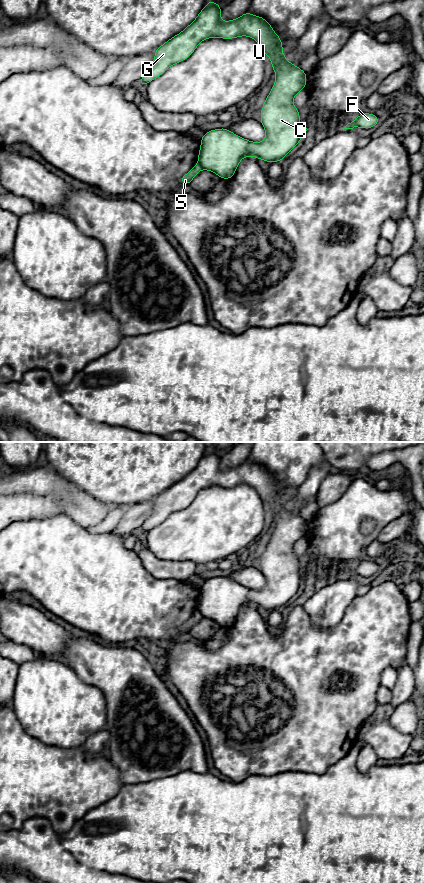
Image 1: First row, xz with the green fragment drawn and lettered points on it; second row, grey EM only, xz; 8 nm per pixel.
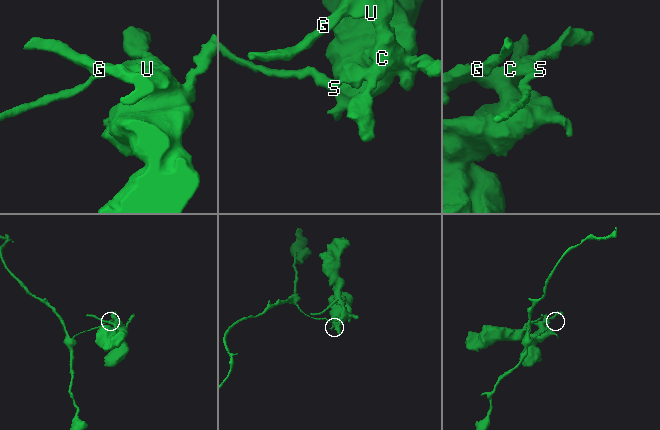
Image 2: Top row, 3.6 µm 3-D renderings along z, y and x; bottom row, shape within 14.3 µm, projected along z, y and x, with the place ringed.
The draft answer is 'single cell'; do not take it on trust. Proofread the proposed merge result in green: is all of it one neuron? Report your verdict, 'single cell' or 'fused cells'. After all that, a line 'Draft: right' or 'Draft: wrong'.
fused cells
Draft: wrong

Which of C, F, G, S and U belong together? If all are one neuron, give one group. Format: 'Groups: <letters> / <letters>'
Groups: C F G U / S

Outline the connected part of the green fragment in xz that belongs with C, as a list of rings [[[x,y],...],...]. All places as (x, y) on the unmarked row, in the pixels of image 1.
[[[209,448],[190,473],[154,499],[153,511],[139,529],[139,533],[144,535],[161,524],[170,514],[186,508],[195,499],[198,492],[205,487],[213,485],[233,487],[240,484],[248,484],[256,488],[261,499],[269,504],[272,516],[276,521],[276,527],[261,557],[259,570],[265,576],[266,584],[264,589],[255,591],[246,588],[227,576],[210,578],[200,588],[198,613],[201,617],[209,618],[221,627],[227,628],[233,626],[238,612],[244,605],[251,604],[269,611],[282,609],[300,591],[301,584],[308,578],[299,573],[300,561],[293,552],[294,544],[306,536],[307,522],[285,507],[285,502],[282,500],[283,491],[274,480],[273,475],[263,465],[250,462],[249,459],[237,467],[222,470],[221,454]]]

